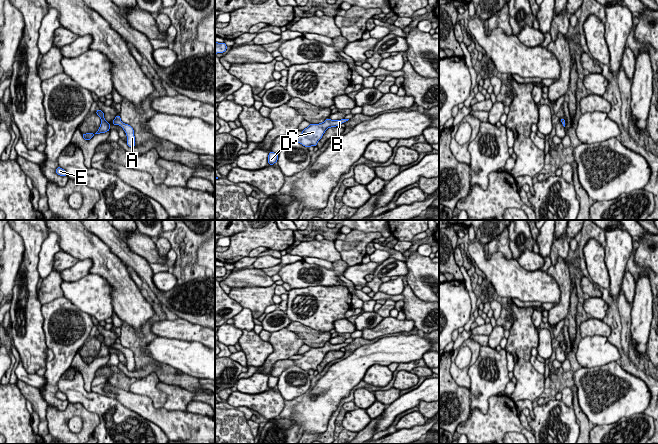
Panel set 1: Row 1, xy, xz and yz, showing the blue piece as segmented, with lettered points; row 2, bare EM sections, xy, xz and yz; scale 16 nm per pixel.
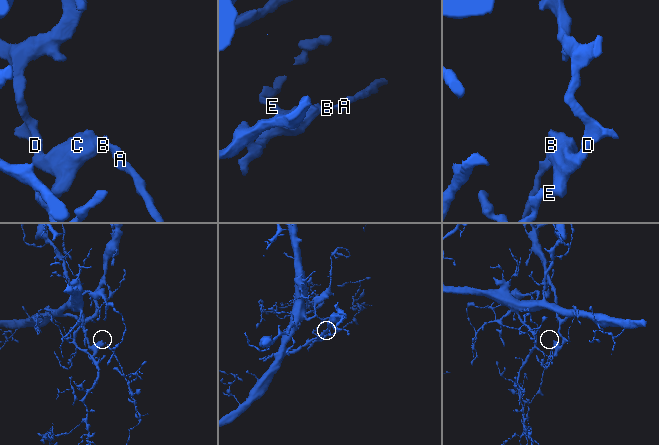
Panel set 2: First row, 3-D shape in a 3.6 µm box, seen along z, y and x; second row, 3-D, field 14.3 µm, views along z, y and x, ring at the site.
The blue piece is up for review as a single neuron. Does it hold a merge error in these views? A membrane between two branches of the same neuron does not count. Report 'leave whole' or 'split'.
leave whole

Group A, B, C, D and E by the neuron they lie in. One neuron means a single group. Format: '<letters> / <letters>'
A B C D E

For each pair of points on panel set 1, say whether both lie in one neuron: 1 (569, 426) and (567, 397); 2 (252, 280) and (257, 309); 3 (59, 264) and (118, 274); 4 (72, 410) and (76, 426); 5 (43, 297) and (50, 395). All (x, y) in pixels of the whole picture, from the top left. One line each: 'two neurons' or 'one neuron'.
1: two neurons
2: two neurons
3: two neurons
4: two neurons
5: two neurons

